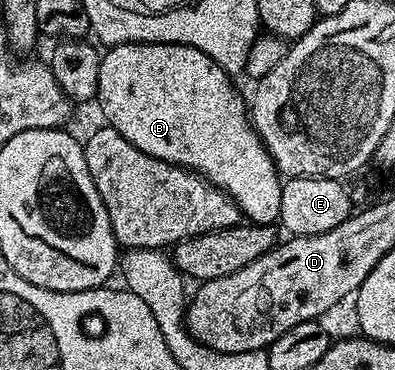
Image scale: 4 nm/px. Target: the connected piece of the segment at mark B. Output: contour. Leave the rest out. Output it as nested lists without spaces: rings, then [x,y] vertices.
[[[123,43],[117,47],[107,48],[101,54],[96,99],[98,100],[98,104],[100,103],[101,113],[108,118],[105,119],[107,126],[113,127],[118,133],[122,133],[122,137],[126,137],[126,141],[130,141],[130,145],[134,145],[134,149],[142,149],[142,153],[146,153],[150,157],[161,159],[167,163],[177,163],[180,167],[187,167],[195,171],[203,179],[207,179],[209,183],[214,184],[219,191],[225,191],[240,206],[241,212],[251,222],[272,225],[280,217],[282,176],[277,171],[276,163],[270,157],[270,153],[265,149],[264,142],[260,139],[260,134],[252,127],[250,107],[246,102],[245,96],[243,99],[236,92],[236,87],[232,83],[235,83],[233,76],[227,75],[206,53],[202,53],[190,45],[174,45],[173,43]]]

